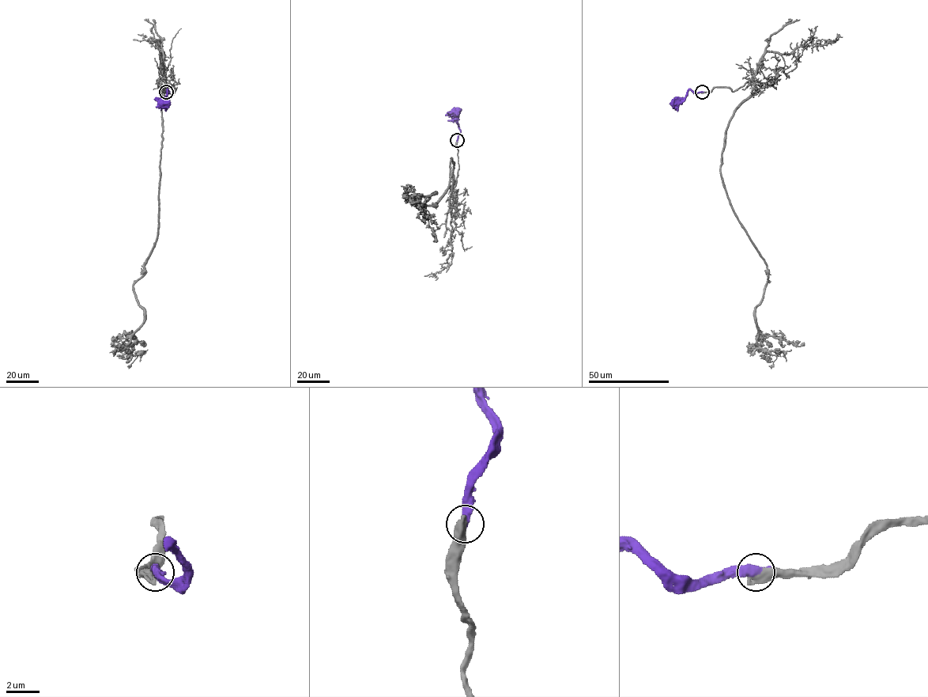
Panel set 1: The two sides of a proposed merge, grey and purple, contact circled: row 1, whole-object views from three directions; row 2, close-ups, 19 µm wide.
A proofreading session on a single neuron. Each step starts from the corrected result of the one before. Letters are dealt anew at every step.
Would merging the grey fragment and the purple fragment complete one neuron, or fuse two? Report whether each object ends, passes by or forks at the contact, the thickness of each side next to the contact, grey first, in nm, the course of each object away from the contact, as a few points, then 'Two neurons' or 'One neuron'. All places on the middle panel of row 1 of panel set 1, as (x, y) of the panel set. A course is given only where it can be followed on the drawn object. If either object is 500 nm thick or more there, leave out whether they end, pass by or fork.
Thickness 550 nm (grey) against 600 nm. Course of grey: (457, 140), (452, 191), (451, 158), (450, 185), (435, 205), (424, 202), (435, 193), (419, 197), (431, 224). Course of purple: (457, 140), (460, 129), (456, 114). One neuron

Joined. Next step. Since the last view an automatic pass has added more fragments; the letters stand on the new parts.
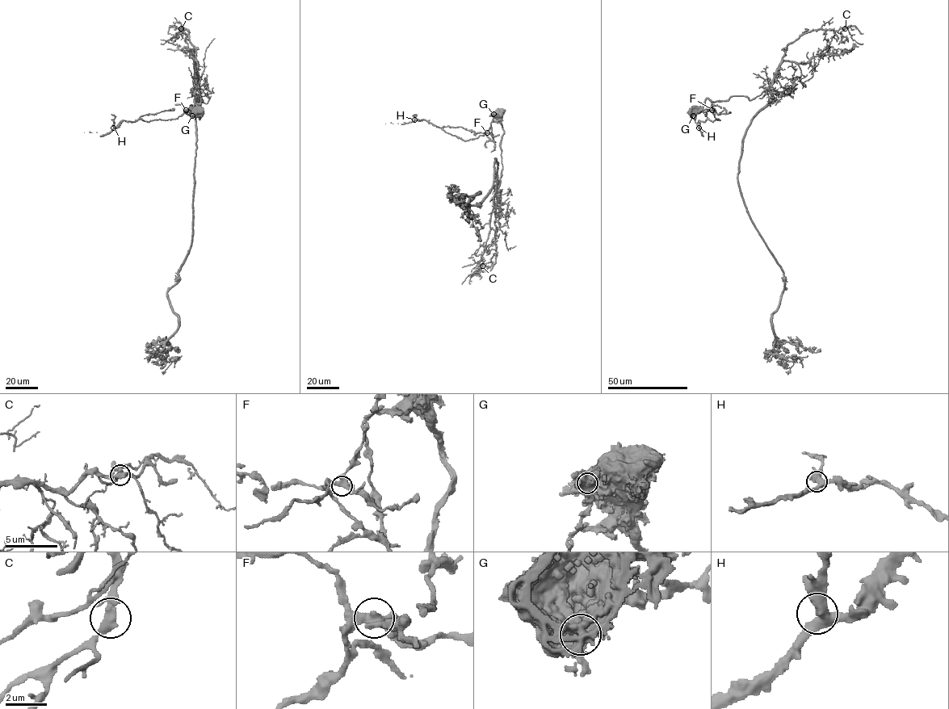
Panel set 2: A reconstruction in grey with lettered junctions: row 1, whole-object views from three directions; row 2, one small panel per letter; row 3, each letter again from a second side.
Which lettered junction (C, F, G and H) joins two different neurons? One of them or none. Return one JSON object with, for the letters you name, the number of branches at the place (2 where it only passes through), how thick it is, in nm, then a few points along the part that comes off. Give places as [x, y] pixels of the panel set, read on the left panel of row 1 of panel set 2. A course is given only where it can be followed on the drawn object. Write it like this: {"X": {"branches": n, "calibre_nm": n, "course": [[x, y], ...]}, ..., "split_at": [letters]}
{"G": {"branches": 4, "calibre_nm": 750, "course": [[192, 115], [191, 112], [184, 110], [175, 119], [123, 120], [102, 136], [97, 132], [84, 132]]}, "split_at": ["G"]}

